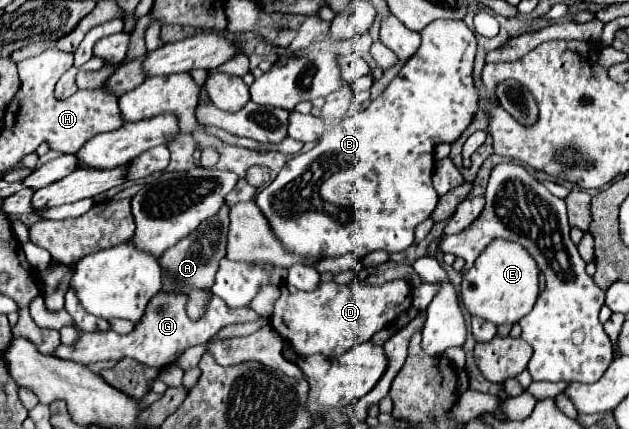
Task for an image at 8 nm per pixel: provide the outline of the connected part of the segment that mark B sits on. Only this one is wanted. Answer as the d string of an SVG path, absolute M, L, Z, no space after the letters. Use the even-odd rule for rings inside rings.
M440 19L440 21L430 23L430 27L426 27L420 35L422 35L420 49L406 61L406 65L400 69L400 73L394 77L394 81L390 81L390 85L382 91L380 97L370 101L370 105L364 111L346 117L336 127L326 131L312 151L306 151L306 153L300 153L300 155L292 157L282 167L278 177L256 195L258 207L262 209L266 219L270 219L270 225L274 225L274 231L276 231L278 239L282 239L282 243L286 243L286 247L290 247L290 251L298 251L300 255L322 255L322 257L340 257L340 255L346 255L346 253L354 253L358 259L362 259L364 255L368 255L376 249L382 249L382 251L388 251L388 253L398 253L398 251L404 251L406 247L410 247L410 243L414 243L416 225L422 223L424 219L428 219L432 215L432 211L436 209L438 193L432 187L434 147L436 147L436 143L454 143L466 131L466 127L472 123L472 119L478 111L478 89L476 89L474 77L472 77L474 57L476 57L476 37L466 27L464 21L458 23L458 21L448 21L448 19L446 21Z

